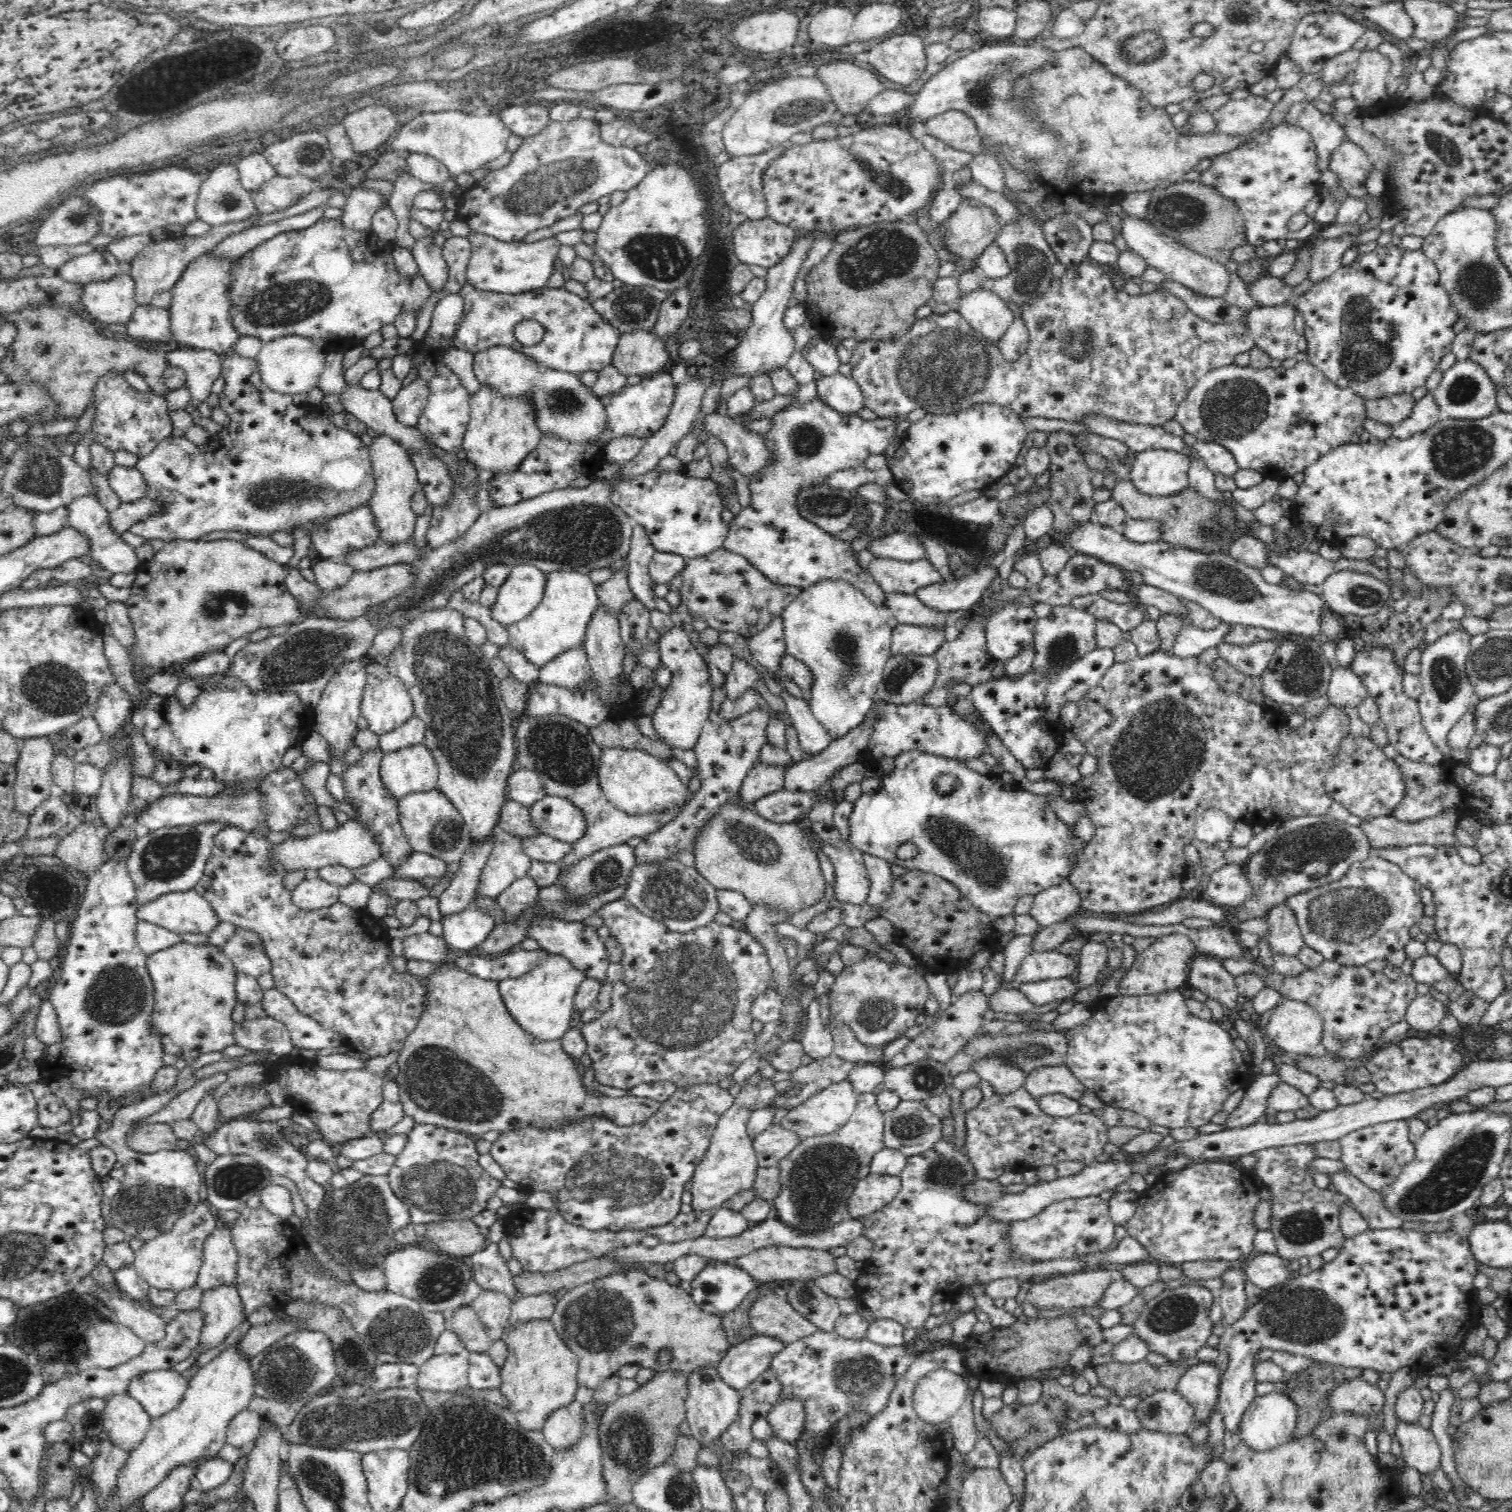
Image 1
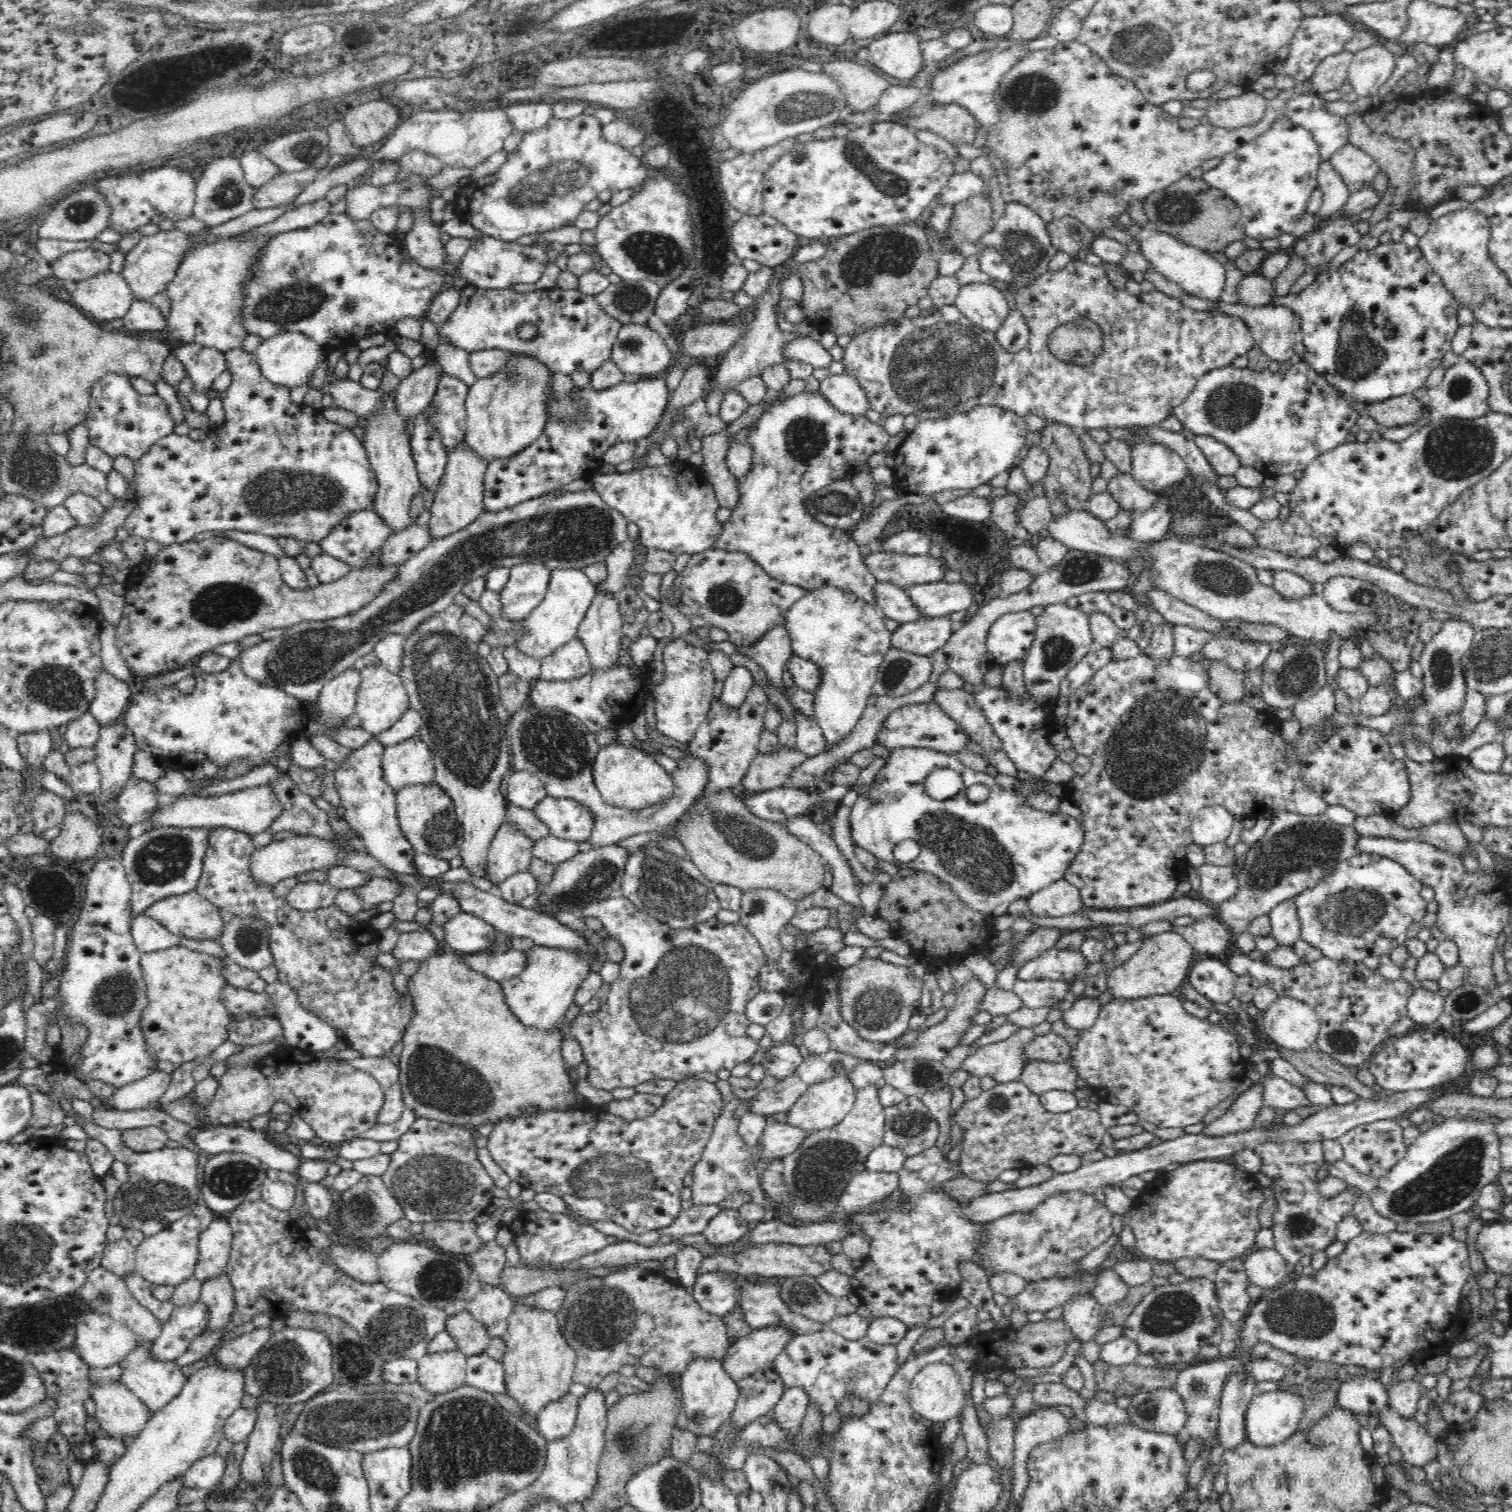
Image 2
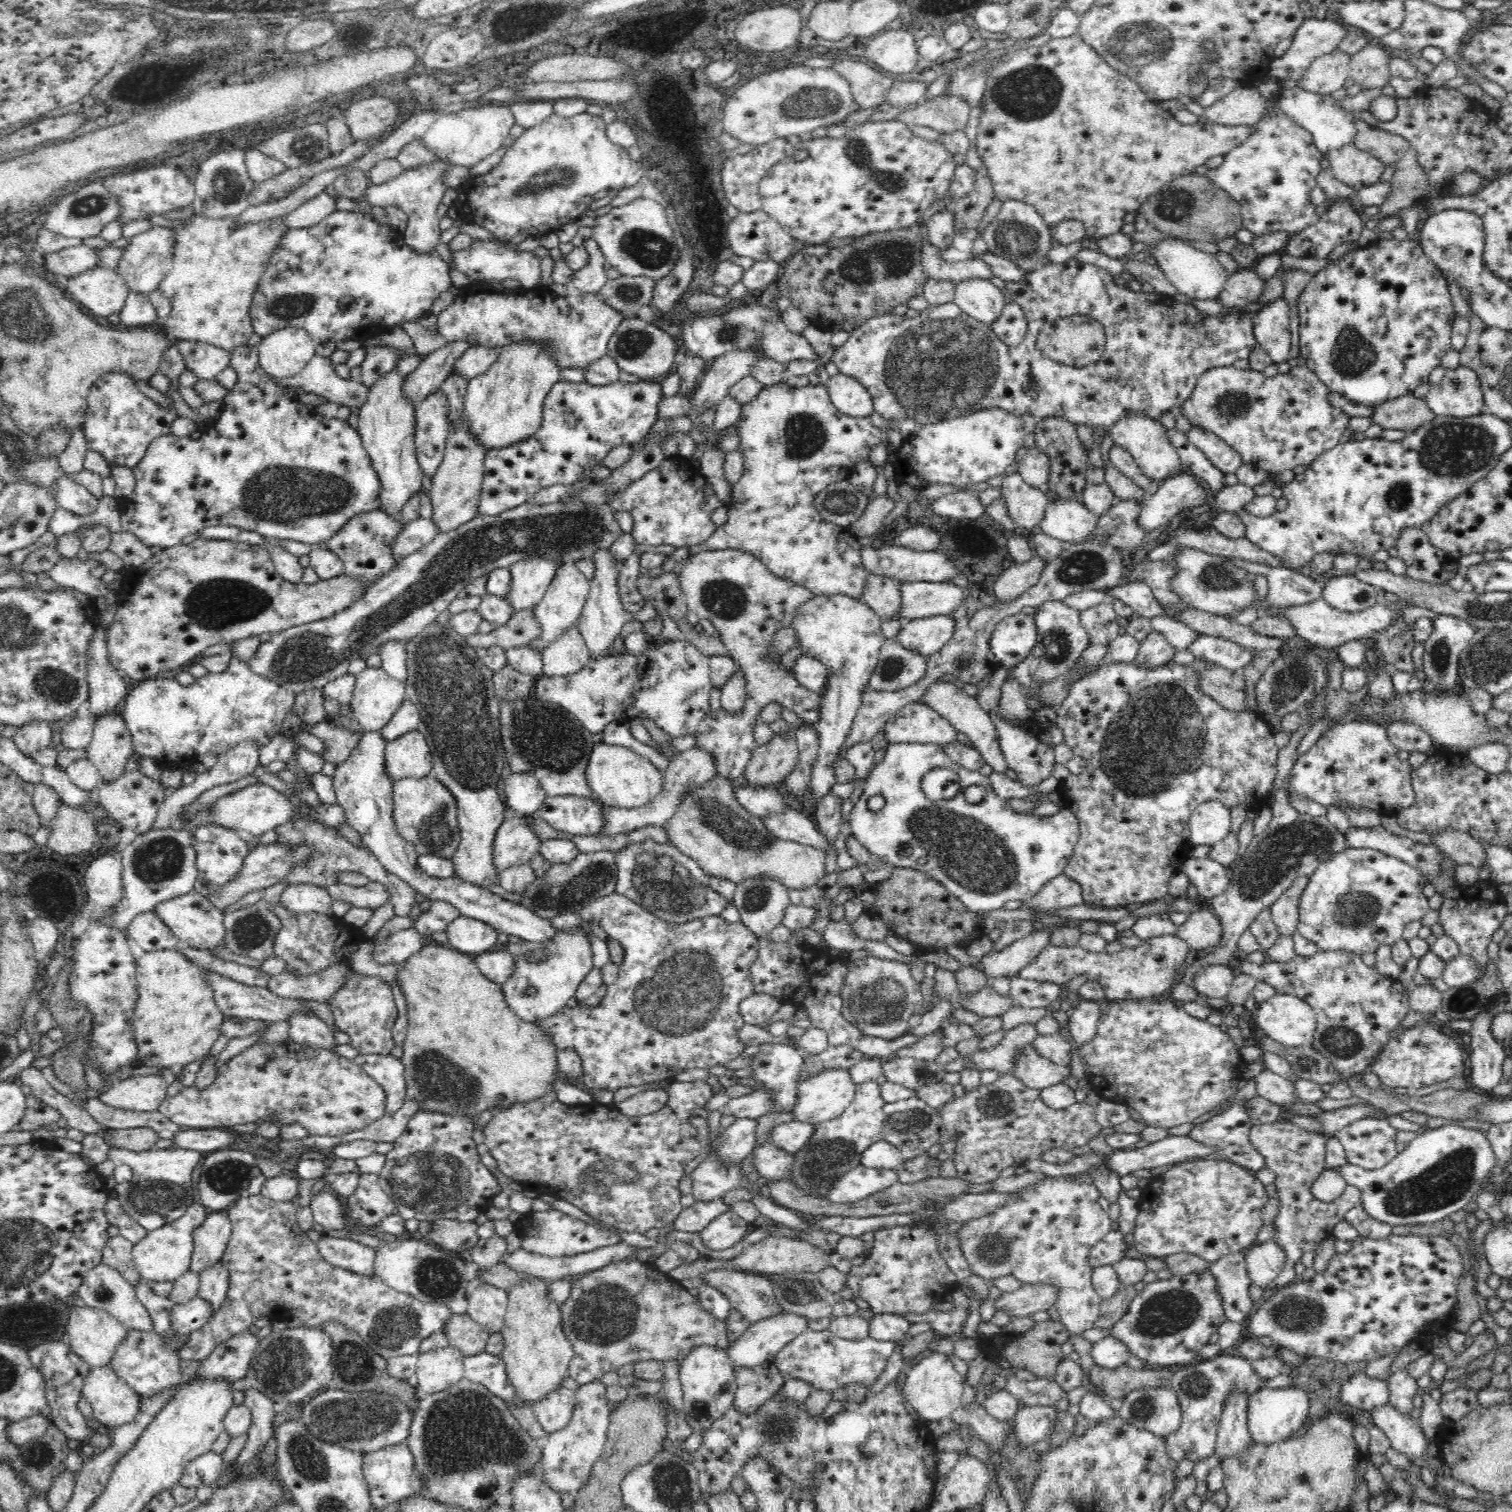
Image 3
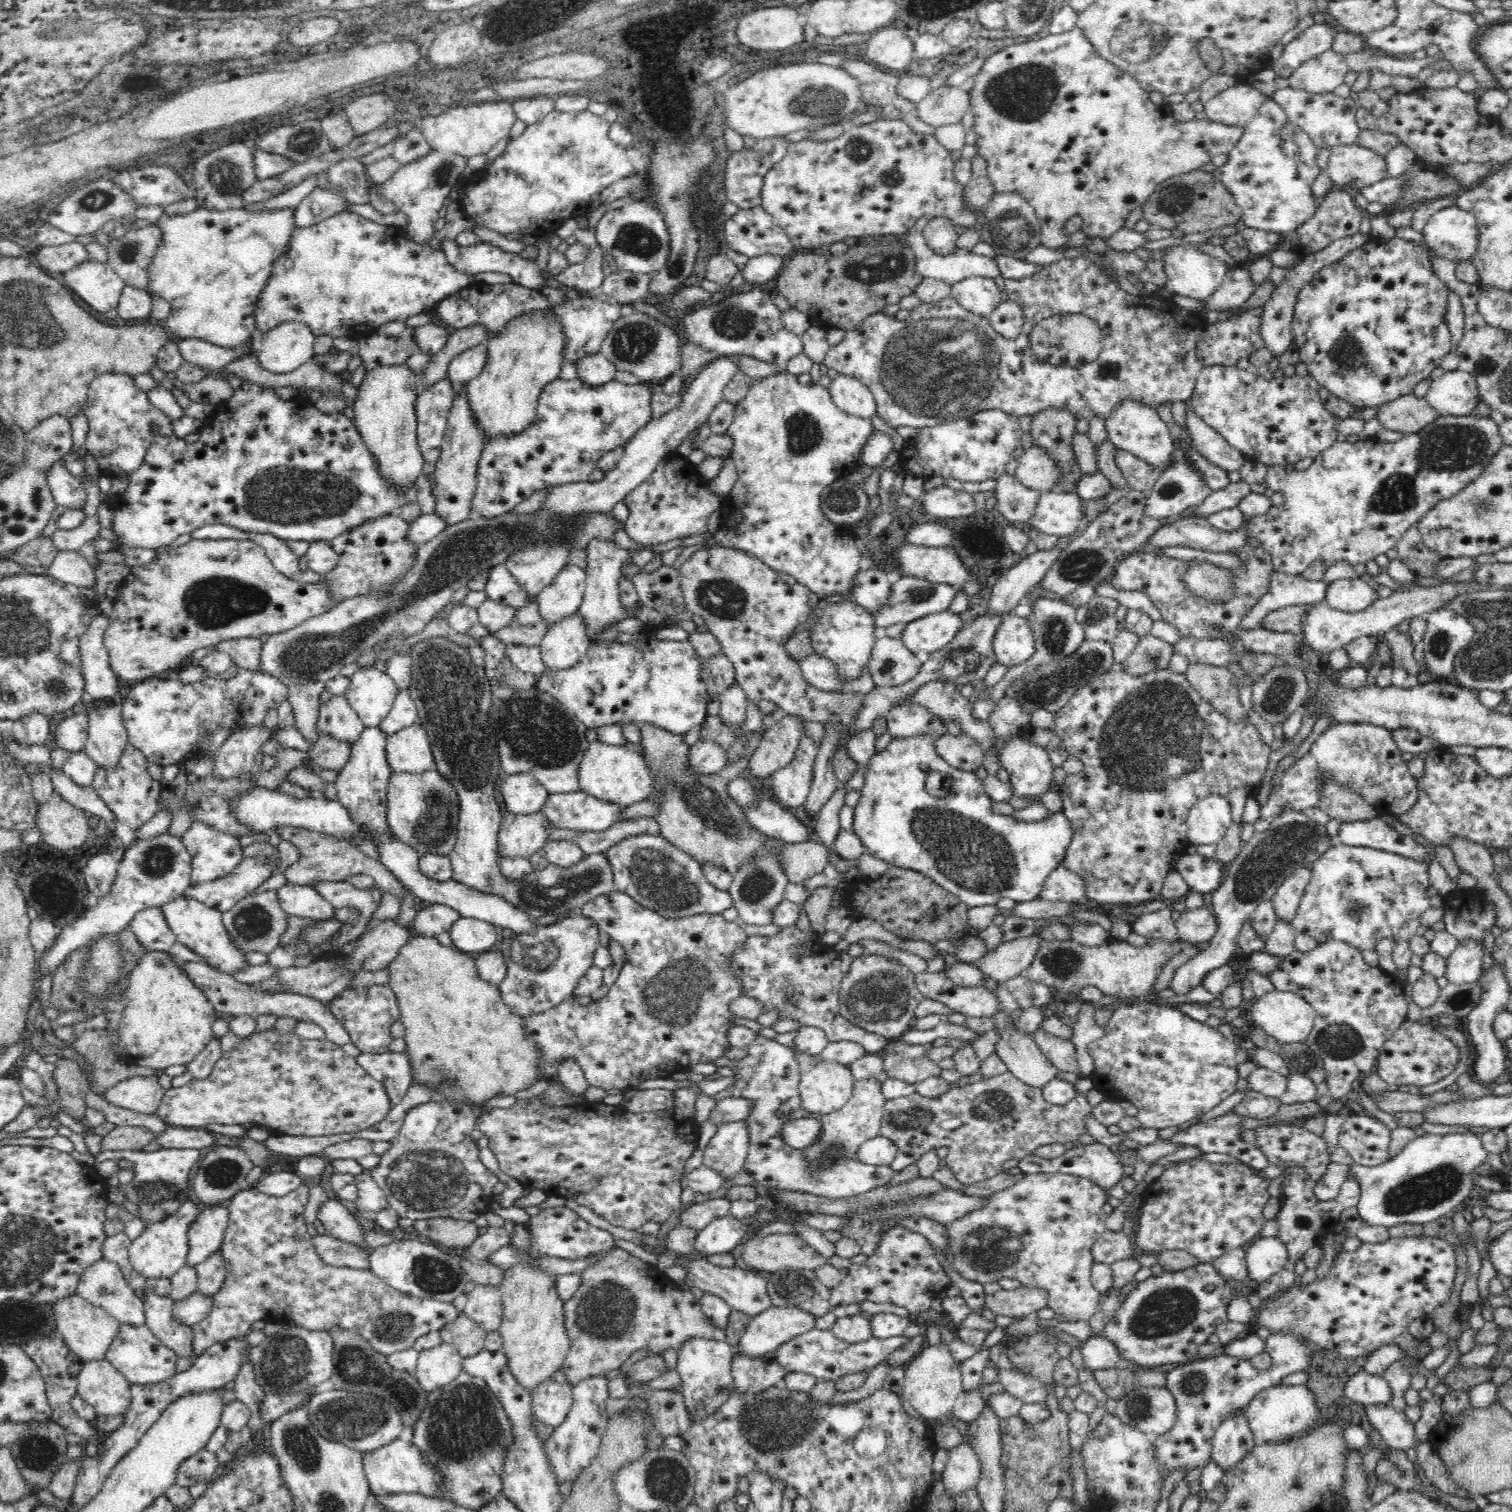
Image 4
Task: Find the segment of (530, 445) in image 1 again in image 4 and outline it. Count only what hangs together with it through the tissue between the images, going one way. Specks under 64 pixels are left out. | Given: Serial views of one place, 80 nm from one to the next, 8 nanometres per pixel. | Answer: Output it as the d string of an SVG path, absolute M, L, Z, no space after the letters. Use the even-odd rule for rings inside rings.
M551 310L522 314L486 341L488 362L476 378L466 383L466 391L471 413L487 438L522 433L531 426L542 390L559 378L565 342L561 322Z

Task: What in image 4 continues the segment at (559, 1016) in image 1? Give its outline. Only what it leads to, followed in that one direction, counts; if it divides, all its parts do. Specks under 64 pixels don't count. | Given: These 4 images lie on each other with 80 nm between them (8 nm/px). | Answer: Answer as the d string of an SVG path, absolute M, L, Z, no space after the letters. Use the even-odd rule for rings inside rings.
M577 912L551 925L538 926L534 932L525 936L503 938L501 948L498 950L502 951L504 960L508 963L508 972L506 978L498 984L498 989L500 989L502 999L514 1011L514 1014L523 1018L542 1014L542 1012L548 1012L554 1006L558 1006L564 998L572 996L580 978L593 965L594 953L600 942L598 937L600 932L598 925L591 918L584 918Z

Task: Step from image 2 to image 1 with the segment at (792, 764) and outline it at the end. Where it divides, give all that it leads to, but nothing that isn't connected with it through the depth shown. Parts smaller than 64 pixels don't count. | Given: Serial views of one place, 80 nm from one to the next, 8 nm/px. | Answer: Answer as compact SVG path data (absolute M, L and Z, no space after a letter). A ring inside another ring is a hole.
M759 761L743 780L736 801L752 807L762 796L782 790L787 768L764 765Z

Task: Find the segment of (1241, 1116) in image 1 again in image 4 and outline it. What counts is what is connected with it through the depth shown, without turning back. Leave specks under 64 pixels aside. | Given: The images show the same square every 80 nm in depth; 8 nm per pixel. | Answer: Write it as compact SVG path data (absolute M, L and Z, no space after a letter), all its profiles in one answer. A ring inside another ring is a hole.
M1233 1111L1224 1114L1224 1116L1218 1116L1213 1120L1206 1120L1206 1122L1199 1122L1190 1126L1186 1130L1179 1131L1174 1137L1168 1139L1168 1142L1178 1144L1179 1146L1194 1146L1197 1147L1202 1153L1218 1153L1228 1155L1240 1163L1244 1163L1249 1167L1252 1167L1257 1172L1264 1174L1266 1168L1270 1166L1266 1156L1254 1146L1254 1144L1248 1144L1241 1138L1243 1130L1242 1119L1240 1115Z

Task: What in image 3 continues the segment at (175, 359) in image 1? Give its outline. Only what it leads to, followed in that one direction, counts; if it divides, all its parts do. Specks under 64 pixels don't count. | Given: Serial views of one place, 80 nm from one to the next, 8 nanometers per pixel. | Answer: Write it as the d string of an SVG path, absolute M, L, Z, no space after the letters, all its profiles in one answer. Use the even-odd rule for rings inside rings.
M190 340L175 343L187 368L195 372L197 380L212 380L230 364L231 351Z

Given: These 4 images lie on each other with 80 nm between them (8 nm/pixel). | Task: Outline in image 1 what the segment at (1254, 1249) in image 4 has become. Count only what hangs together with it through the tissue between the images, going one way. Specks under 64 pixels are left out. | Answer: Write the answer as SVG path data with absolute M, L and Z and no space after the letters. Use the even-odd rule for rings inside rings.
M1254 1253L1249 1258L1249 1265L1245 1270L1247 1280L1261 1289L1272 1289L1287 1281L1292 1272L1286 1260L1278 1254Z

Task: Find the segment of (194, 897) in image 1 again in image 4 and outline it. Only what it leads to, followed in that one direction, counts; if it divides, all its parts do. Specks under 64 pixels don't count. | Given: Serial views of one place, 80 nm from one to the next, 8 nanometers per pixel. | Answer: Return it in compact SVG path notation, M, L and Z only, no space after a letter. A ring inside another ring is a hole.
M184 896L163 904L161 909L169 927L177 937L177 942L181 942L204 957L206 962L218 971L231 975L239 968L248 965L244 959L246 952L234 946L224 926L223 913L219 910L206 906L204 903L197 901L196 898Z

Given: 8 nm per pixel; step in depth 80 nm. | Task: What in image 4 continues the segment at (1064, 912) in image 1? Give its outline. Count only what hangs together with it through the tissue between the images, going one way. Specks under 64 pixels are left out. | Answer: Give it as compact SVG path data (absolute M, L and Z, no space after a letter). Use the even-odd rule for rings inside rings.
M1062 864L1048 876L1039 898L1043 900L1061 900L1067 903L1077 903L1085 899L1086 881L1076 873L1066 870Z

